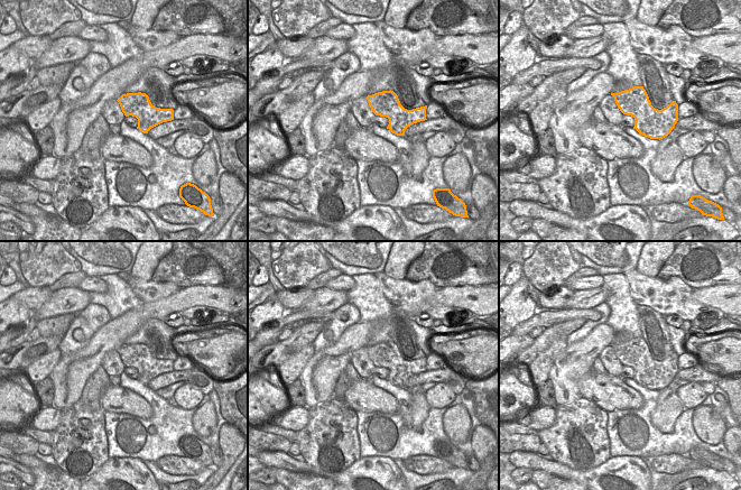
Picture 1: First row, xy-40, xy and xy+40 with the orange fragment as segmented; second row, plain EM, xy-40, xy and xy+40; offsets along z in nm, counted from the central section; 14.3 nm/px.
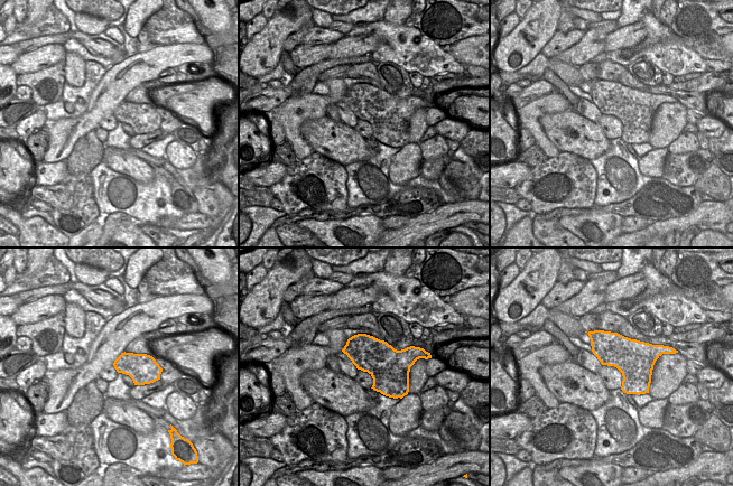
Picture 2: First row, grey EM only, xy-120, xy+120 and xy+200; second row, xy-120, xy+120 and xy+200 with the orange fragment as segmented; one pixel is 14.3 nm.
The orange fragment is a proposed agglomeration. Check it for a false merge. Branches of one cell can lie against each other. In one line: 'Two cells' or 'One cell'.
Two cells

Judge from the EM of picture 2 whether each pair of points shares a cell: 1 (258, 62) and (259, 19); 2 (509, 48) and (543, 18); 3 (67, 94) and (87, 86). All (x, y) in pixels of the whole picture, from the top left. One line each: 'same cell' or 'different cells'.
1: different cells
2: same cell
3: same cell

